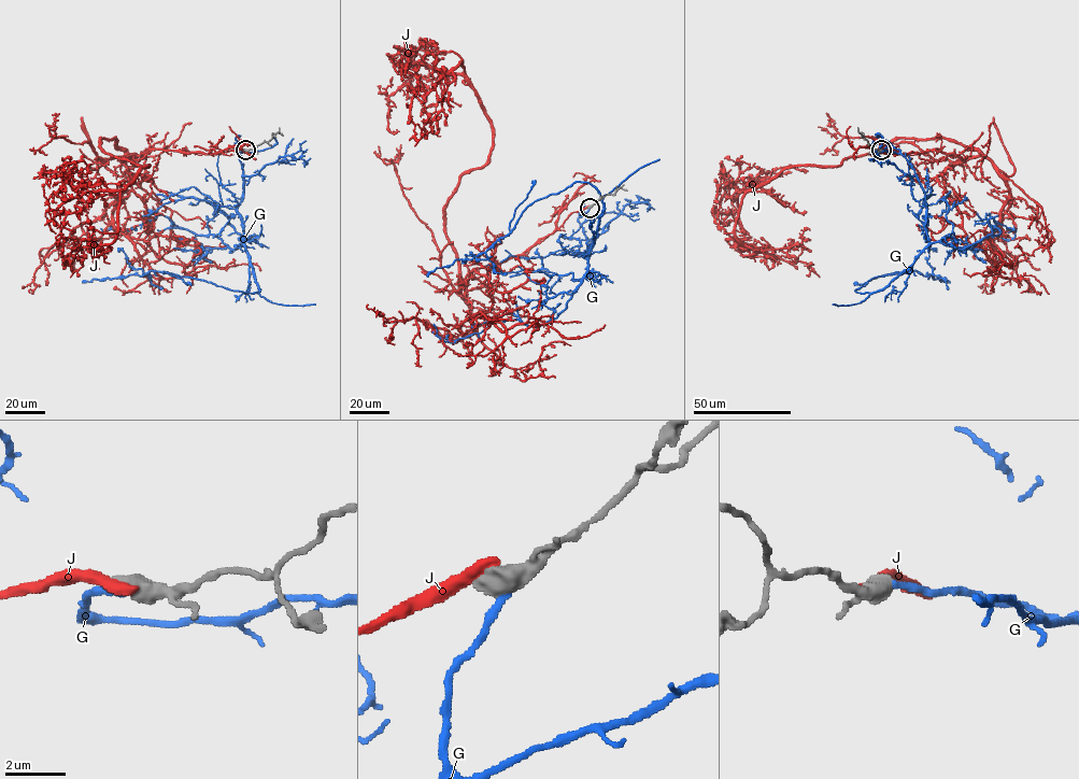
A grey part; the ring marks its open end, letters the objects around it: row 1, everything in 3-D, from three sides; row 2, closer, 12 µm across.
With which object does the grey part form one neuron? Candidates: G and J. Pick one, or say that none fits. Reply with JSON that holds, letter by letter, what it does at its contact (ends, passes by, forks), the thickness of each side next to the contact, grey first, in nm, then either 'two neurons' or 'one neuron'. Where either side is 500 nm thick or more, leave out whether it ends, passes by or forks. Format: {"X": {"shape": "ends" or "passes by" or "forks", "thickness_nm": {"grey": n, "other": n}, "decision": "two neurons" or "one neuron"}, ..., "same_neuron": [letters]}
{"G": {"thickness_nm": {"grey": 800, "other": 260}, "decision": "one neuron"}, "J": {"thickness_nm": {"grey": 700, "other": 460}, "decision": "two neurons"}, "same_neuron": ["G"]}

